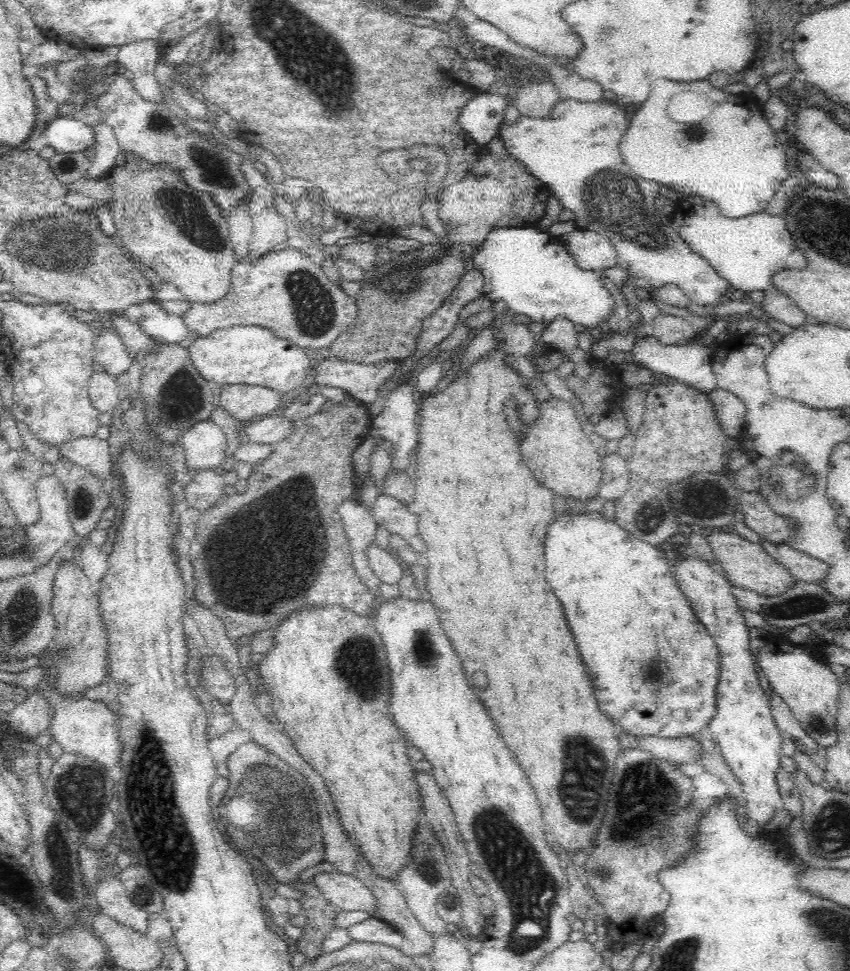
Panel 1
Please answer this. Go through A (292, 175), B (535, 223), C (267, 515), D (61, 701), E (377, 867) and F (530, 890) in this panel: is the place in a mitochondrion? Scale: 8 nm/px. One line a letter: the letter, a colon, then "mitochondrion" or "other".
A: other
B: other
C: mitochondrion
D: other
E: other
F: mitochondrion

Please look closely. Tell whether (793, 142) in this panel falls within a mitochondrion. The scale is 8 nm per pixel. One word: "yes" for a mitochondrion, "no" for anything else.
no

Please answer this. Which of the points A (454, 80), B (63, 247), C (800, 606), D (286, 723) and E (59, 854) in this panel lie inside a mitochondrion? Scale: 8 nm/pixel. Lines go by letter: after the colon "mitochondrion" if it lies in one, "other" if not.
A: other
B: mitochondrion
C: mitochondrion
D: other
E: mitochondrion

